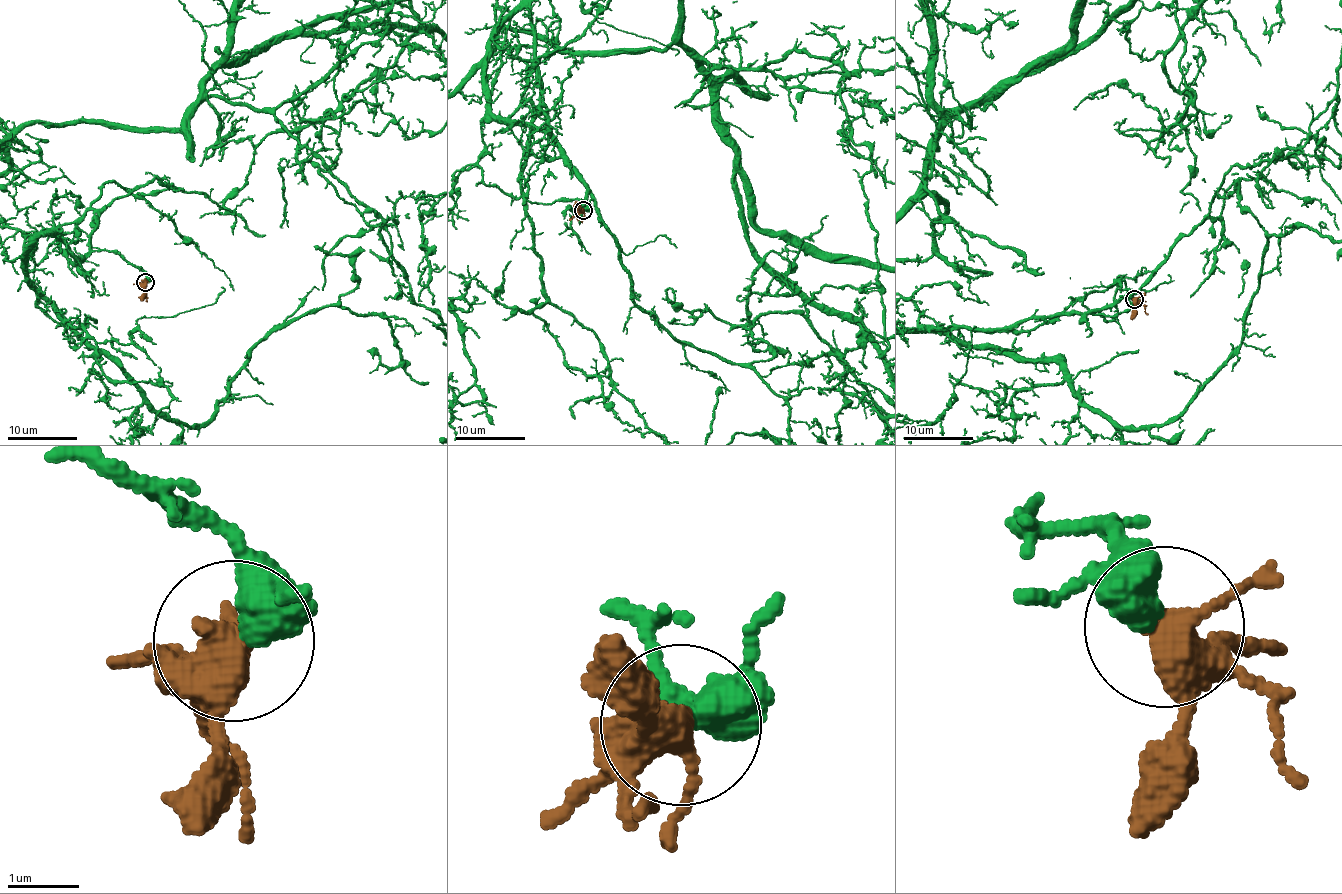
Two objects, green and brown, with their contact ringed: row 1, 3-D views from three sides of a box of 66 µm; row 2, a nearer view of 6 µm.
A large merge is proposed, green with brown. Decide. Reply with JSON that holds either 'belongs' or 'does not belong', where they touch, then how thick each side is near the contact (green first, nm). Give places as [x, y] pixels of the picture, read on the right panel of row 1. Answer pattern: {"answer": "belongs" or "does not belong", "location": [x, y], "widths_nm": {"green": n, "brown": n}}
{"answer": "does not belong", "location": [1134, 299], "widths_nm": {"green": 400, "brown": 360}}

